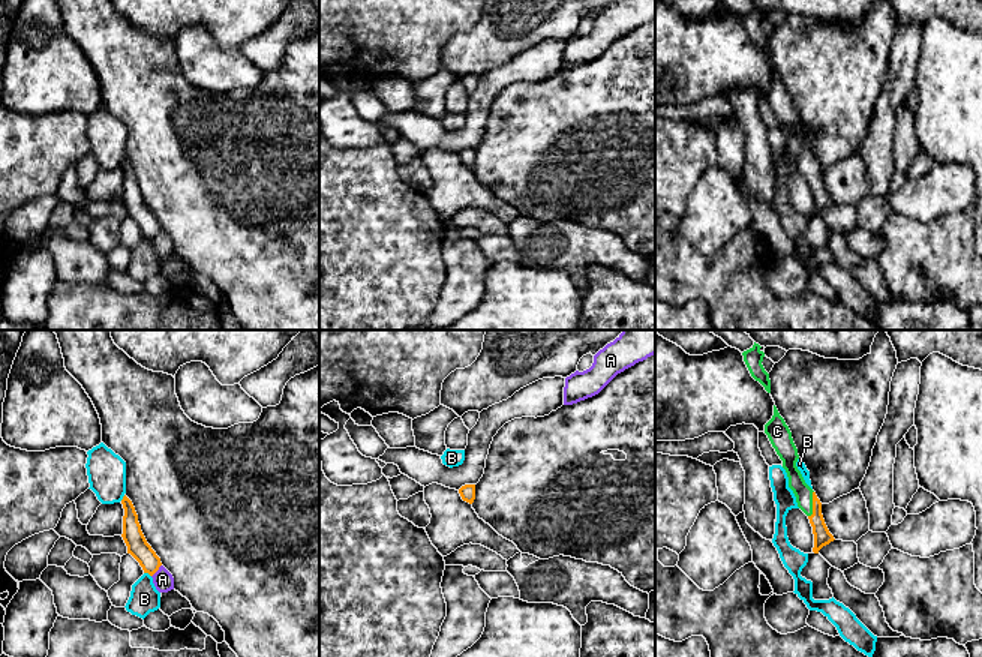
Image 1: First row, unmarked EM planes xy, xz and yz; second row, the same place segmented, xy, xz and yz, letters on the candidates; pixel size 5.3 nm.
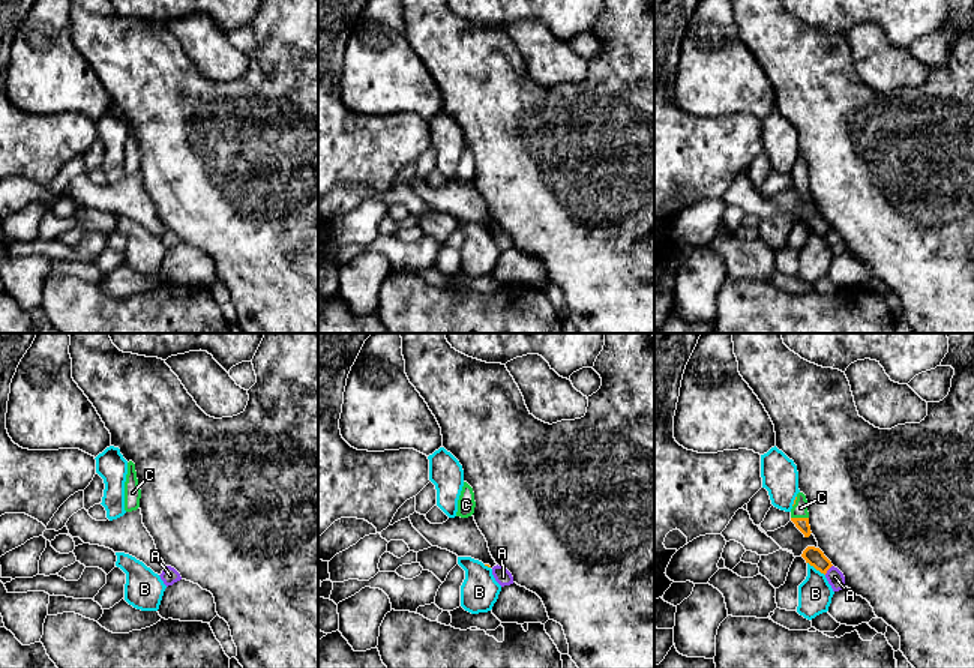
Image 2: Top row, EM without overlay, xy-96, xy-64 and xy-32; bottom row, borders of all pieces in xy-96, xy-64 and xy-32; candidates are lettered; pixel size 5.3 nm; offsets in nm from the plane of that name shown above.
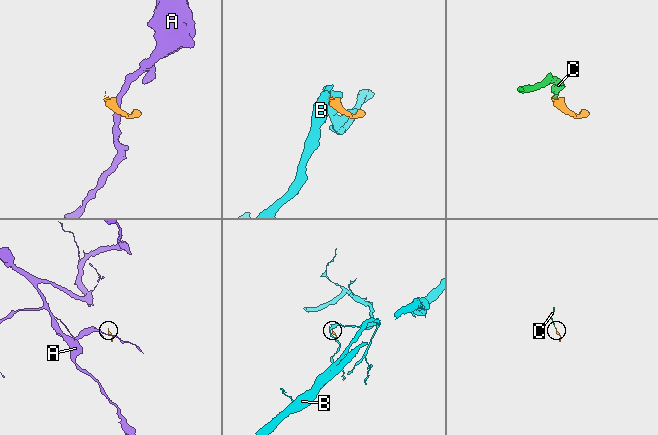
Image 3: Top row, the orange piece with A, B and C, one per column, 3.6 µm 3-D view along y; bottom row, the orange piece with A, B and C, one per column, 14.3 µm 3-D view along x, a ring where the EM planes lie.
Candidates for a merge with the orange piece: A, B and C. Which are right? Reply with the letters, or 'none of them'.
C

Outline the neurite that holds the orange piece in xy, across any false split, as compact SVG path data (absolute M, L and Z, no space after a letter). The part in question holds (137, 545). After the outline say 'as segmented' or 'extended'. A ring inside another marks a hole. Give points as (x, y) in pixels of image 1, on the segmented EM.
M124 495L121 504L124 508L121 537L127 546L127 554L139 562L144 573L153 576L162 566L160 558L147 543L132 501Z; as segmented

